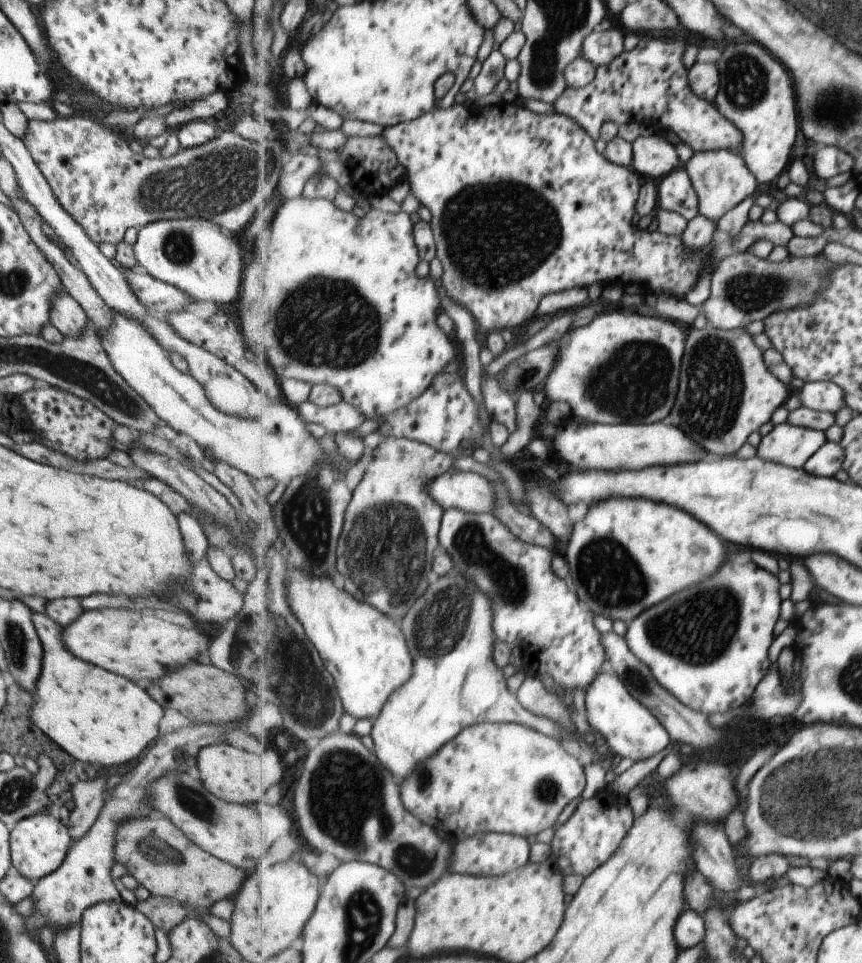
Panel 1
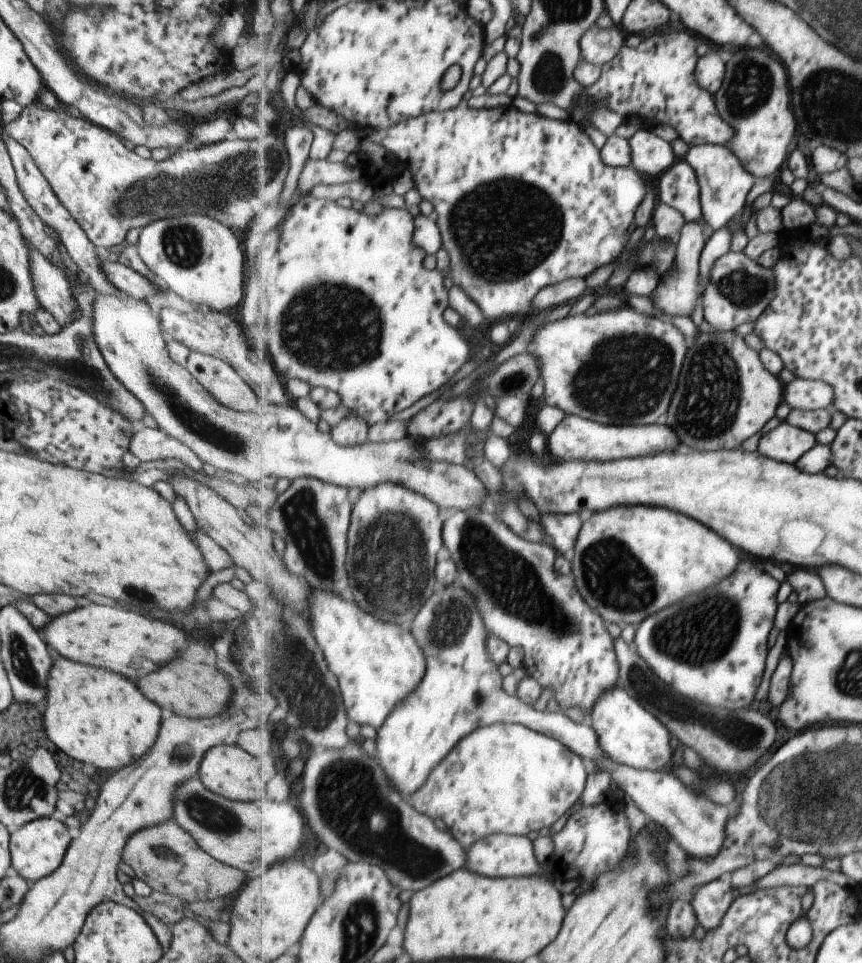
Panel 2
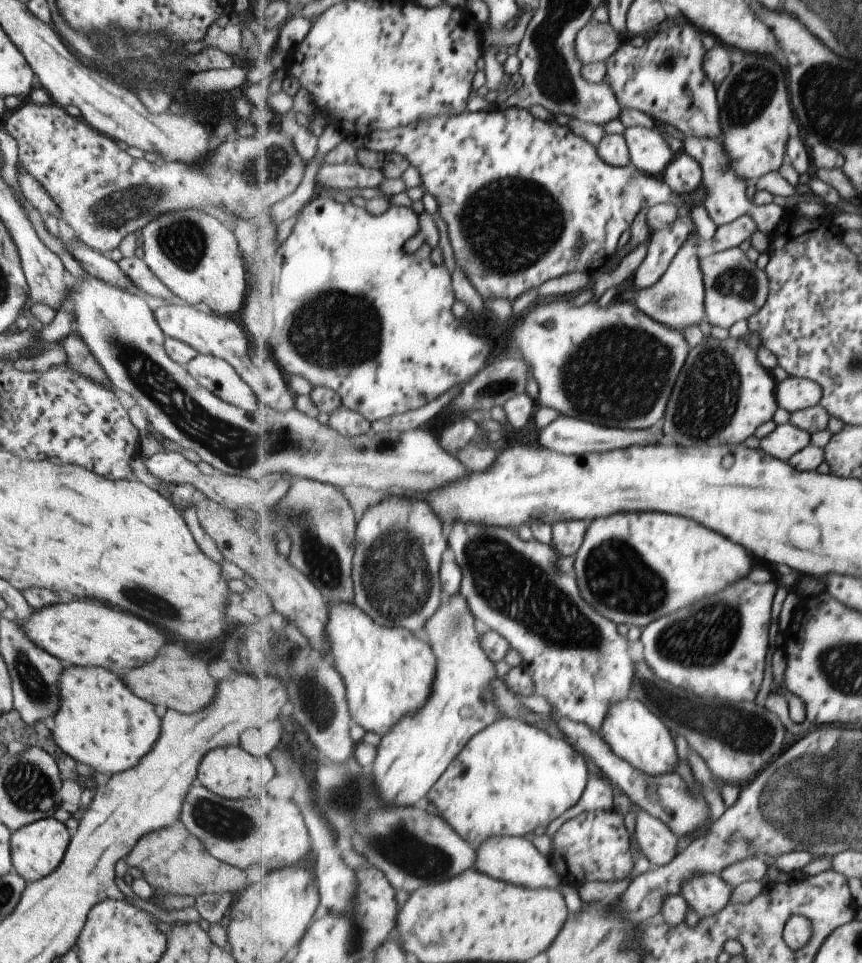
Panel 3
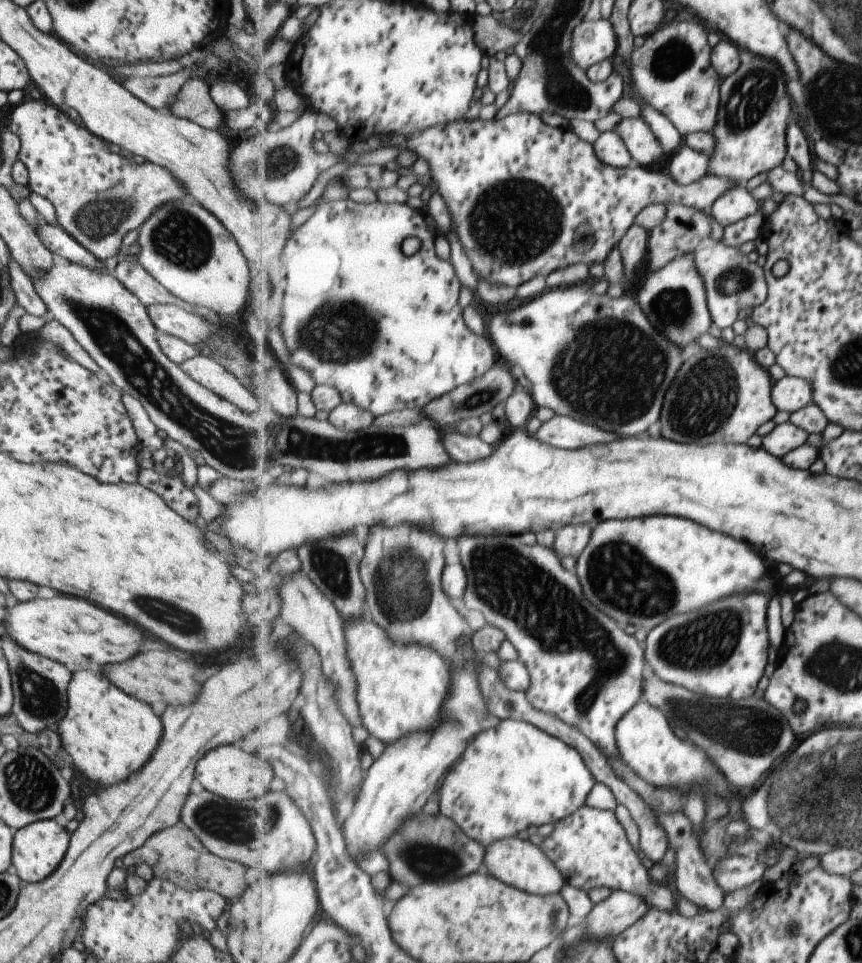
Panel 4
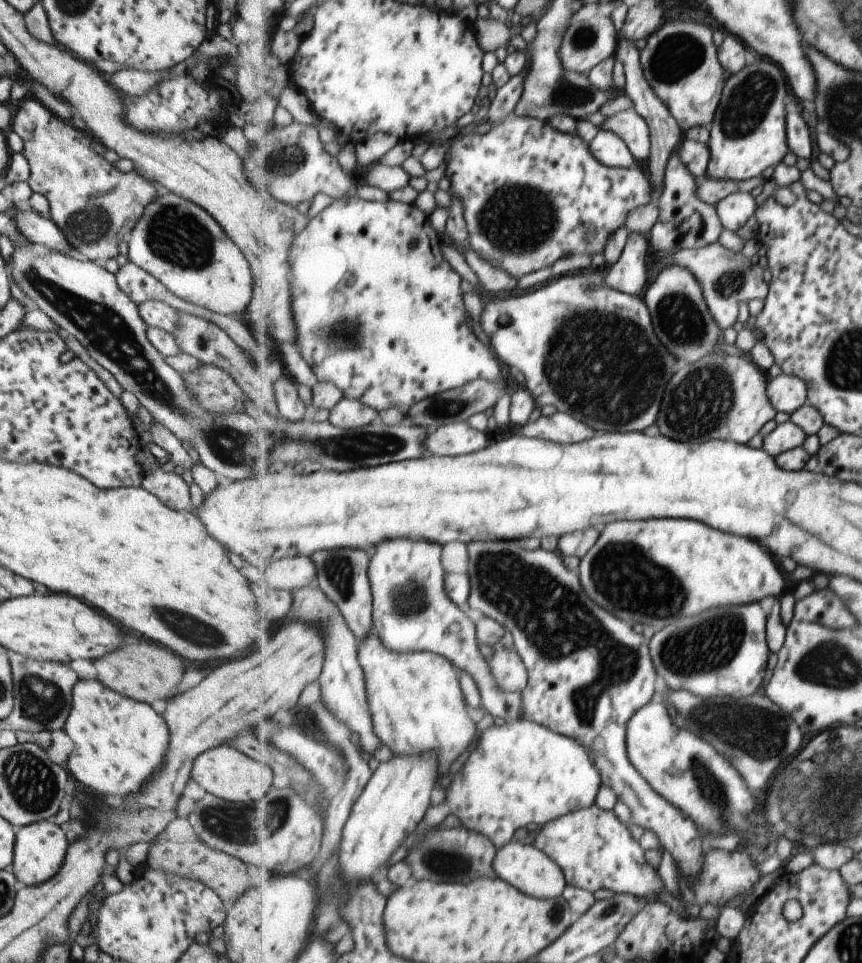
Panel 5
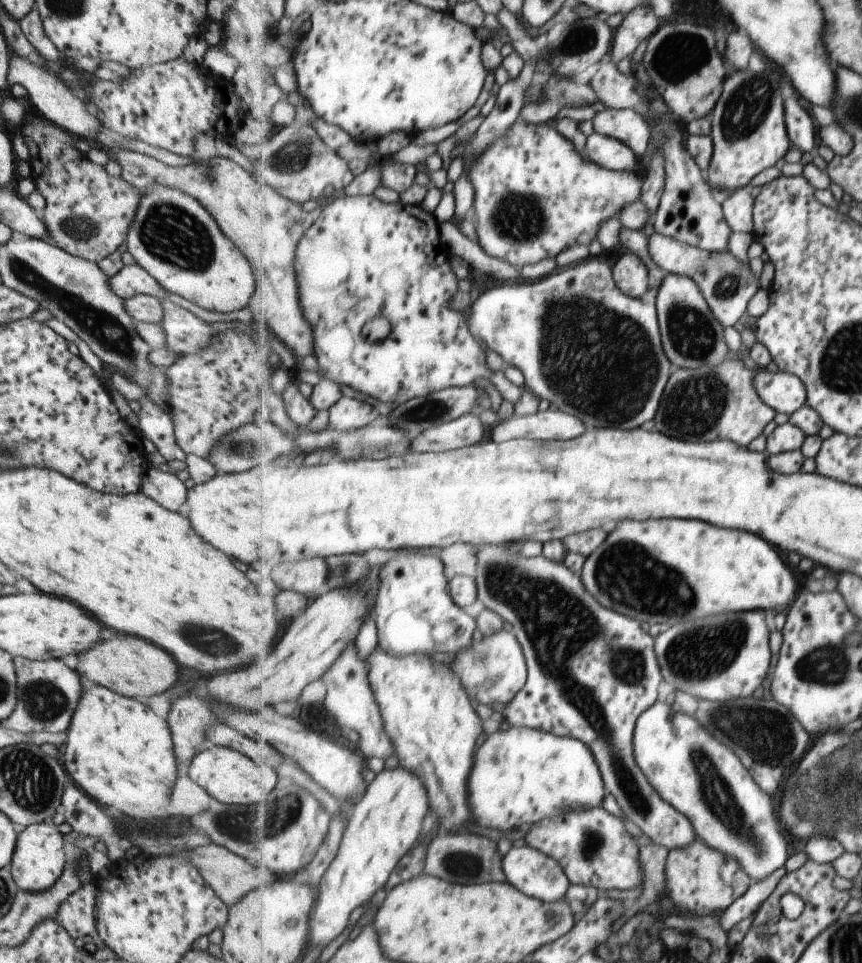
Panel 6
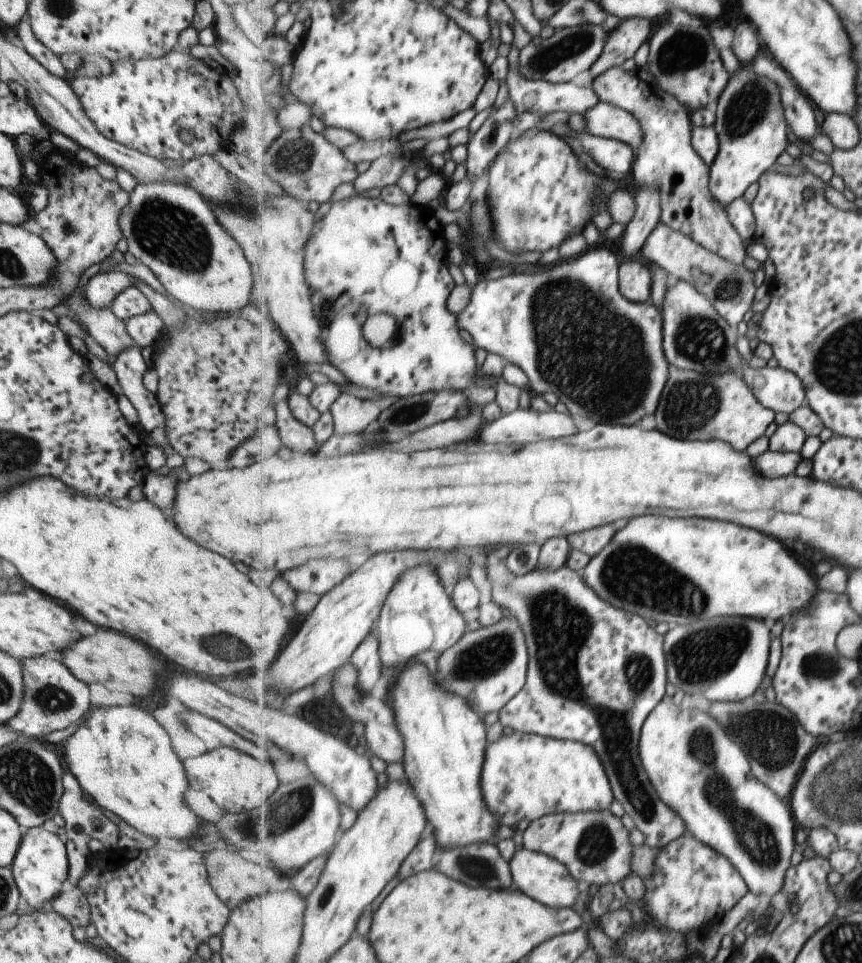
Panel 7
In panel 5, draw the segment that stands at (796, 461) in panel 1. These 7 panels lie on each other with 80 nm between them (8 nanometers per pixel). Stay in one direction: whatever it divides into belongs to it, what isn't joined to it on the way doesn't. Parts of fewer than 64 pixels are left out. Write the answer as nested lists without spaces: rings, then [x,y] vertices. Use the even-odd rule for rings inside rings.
[[[793,421],[777,426],[763,438],[763,448],[774,457],[803,446],[808,434]]]

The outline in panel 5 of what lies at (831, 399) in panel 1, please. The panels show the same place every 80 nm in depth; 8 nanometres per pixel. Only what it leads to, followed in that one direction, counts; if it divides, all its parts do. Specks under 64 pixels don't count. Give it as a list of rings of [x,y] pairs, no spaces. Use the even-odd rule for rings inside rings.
[[[781,374],[774,379],[769,378],[768,395],[778,412],[792,415],[808,402],[808,384],[798,376]]]

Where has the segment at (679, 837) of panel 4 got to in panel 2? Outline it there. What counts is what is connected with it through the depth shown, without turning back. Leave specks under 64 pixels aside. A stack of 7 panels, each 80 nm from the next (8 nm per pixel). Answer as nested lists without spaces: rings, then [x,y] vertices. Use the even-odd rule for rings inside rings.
[[[727,878],[697,888],[693,906],[697,910],[701,926],[706,931],[718,929],[736,899],[736,890]]]

